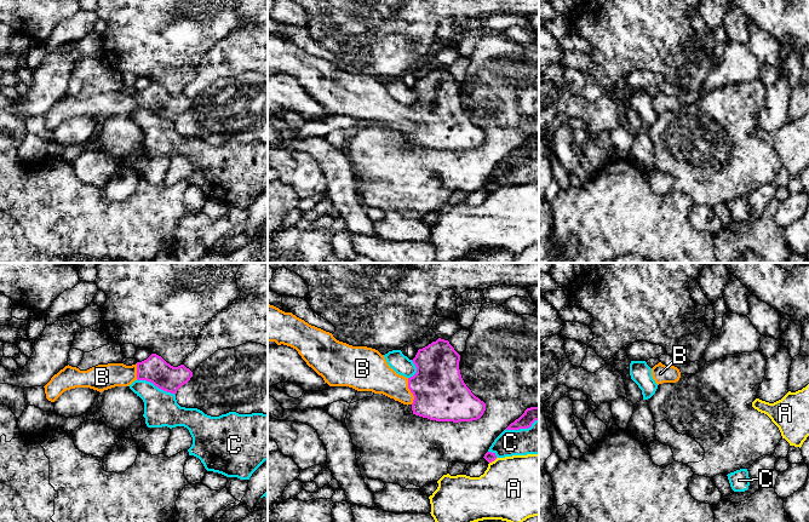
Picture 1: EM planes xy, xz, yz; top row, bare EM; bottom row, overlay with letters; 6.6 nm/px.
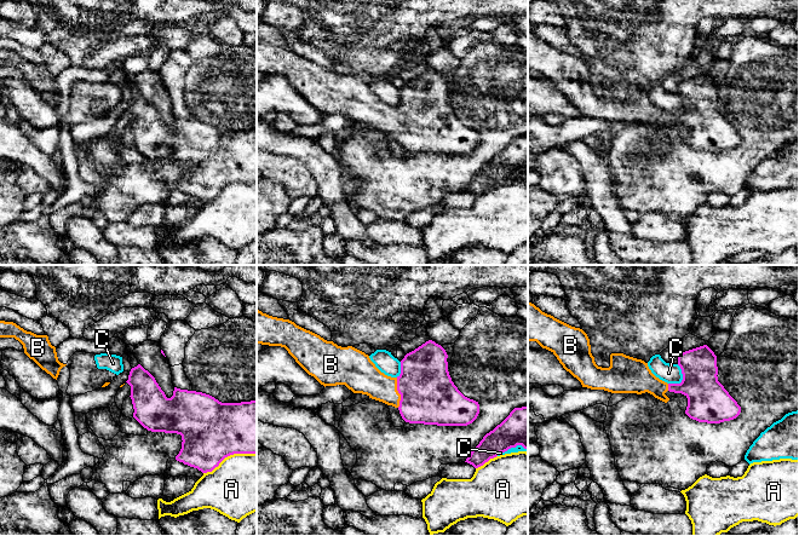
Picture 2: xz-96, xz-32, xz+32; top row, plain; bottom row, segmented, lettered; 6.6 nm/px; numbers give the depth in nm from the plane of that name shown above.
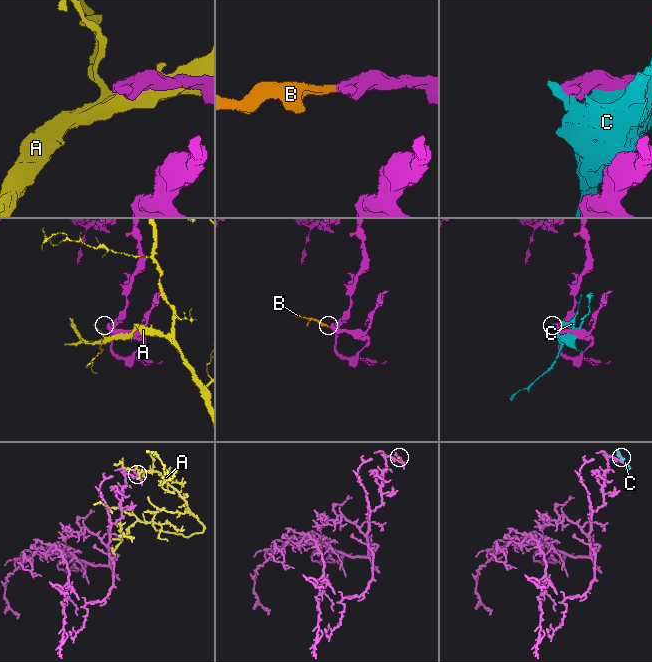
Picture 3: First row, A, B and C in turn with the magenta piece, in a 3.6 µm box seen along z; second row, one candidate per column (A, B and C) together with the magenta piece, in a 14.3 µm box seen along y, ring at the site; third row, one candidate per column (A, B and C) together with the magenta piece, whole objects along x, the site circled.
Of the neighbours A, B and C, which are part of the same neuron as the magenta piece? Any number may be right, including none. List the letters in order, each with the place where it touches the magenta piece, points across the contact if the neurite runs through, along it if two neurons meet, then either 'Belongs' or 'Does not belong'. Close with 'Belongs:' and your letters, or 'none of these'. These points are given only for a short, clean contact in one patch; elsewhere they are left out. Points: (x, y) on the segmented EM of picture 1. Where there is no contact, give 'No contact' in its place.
A: Touches magenta at xz (493, 460). Does not belong
B: Touches magenta at xz (411, 391). Path across: xz (440, 394), (434, 391), (411, 391), (395, 386), (377, 376). Belongs
C: Touches magenta at xy (156, 385). Does not belong
Belongs: B

